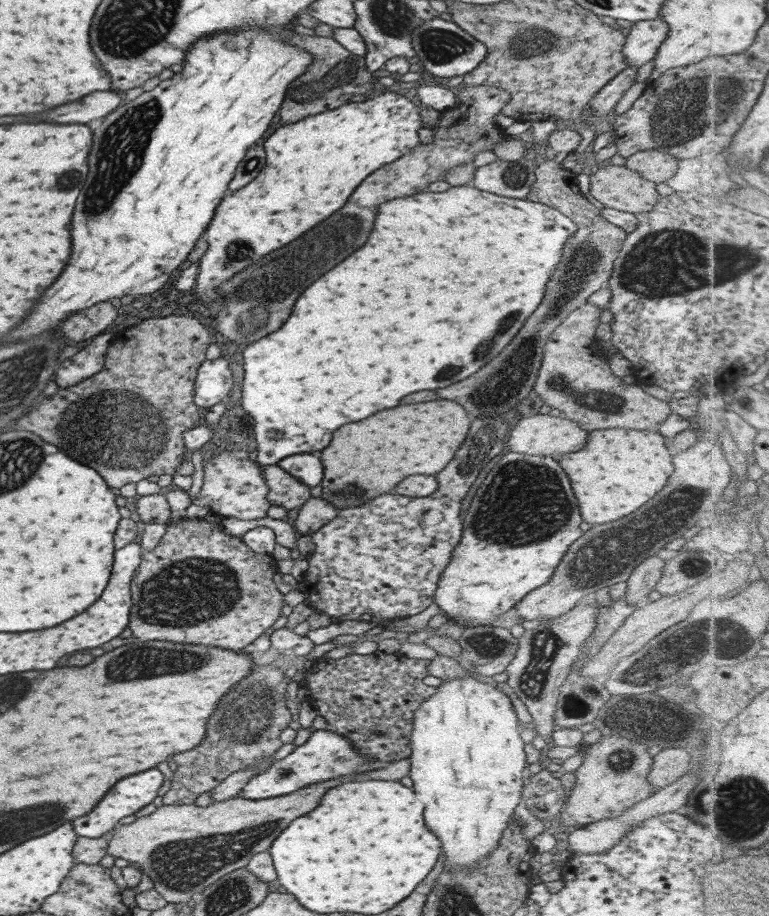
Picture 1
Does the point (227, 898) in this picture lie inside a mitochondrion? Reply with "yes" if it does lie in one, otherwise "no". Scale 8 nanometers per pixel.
yes

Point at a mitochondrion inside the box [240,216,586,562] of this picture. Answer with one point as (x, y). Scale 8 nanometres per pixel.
(524, 503)

